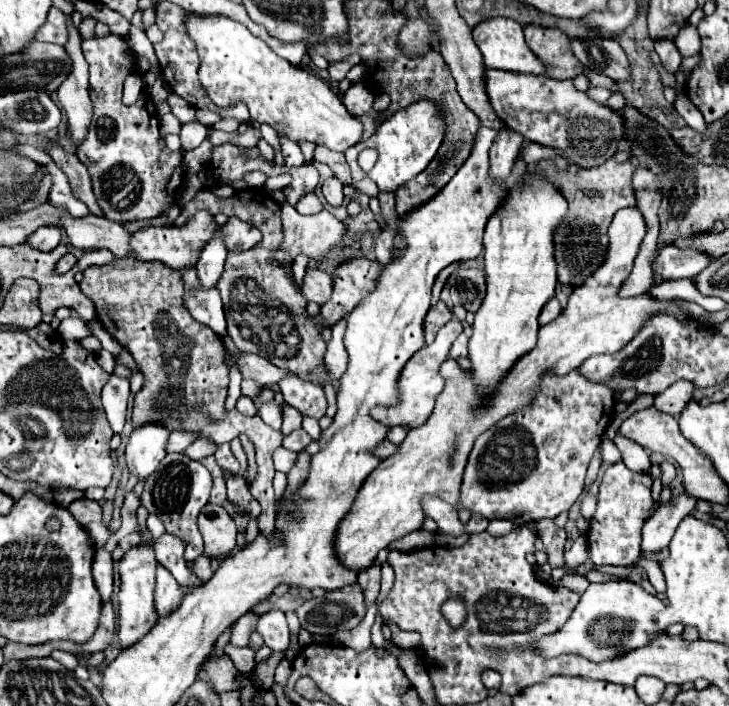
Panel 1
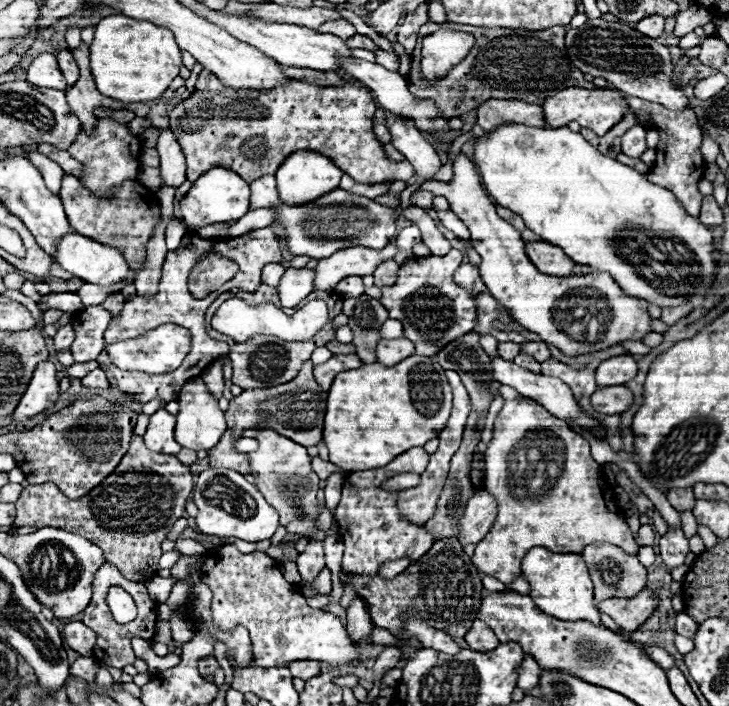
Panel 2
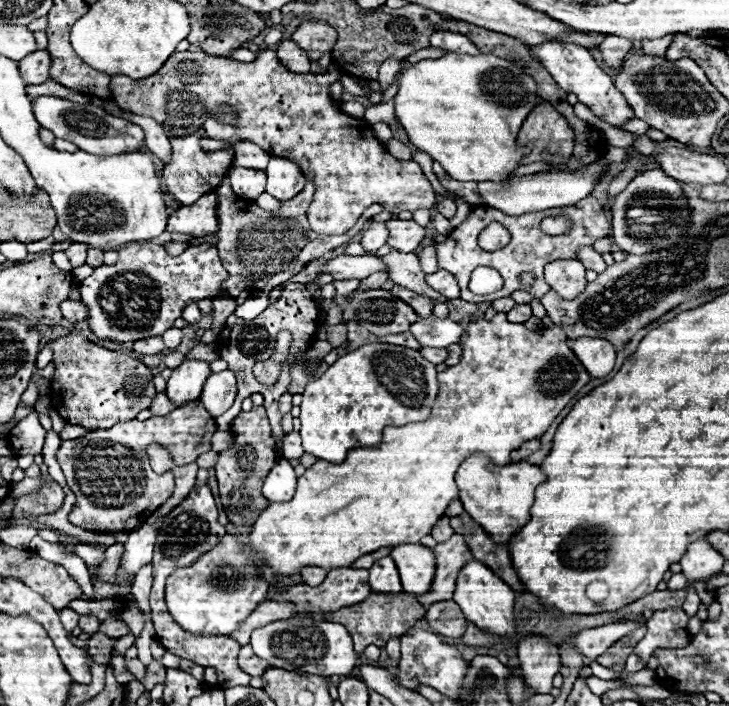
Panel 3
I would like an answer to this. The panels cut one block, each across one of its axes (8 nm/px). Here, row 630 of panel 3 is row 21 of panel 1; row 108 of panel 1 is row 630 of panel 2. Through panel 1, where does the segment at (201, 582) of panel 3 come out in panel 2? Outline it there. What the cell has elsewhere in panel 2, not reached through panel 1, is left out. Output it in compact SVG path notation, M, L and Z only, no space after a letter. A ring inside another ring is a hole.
M220 546L206 558L206 564L202 566L202 582L208 584L214 594L214 624L222 630L230 630L238 624L246 626L258 666L272 668L294 660L318 660L332 666L356 666L362 662L362 650L348 636L342 620L332 612L310 608L296 586L284 580L276 560L268 554L242 554L236 546Z

